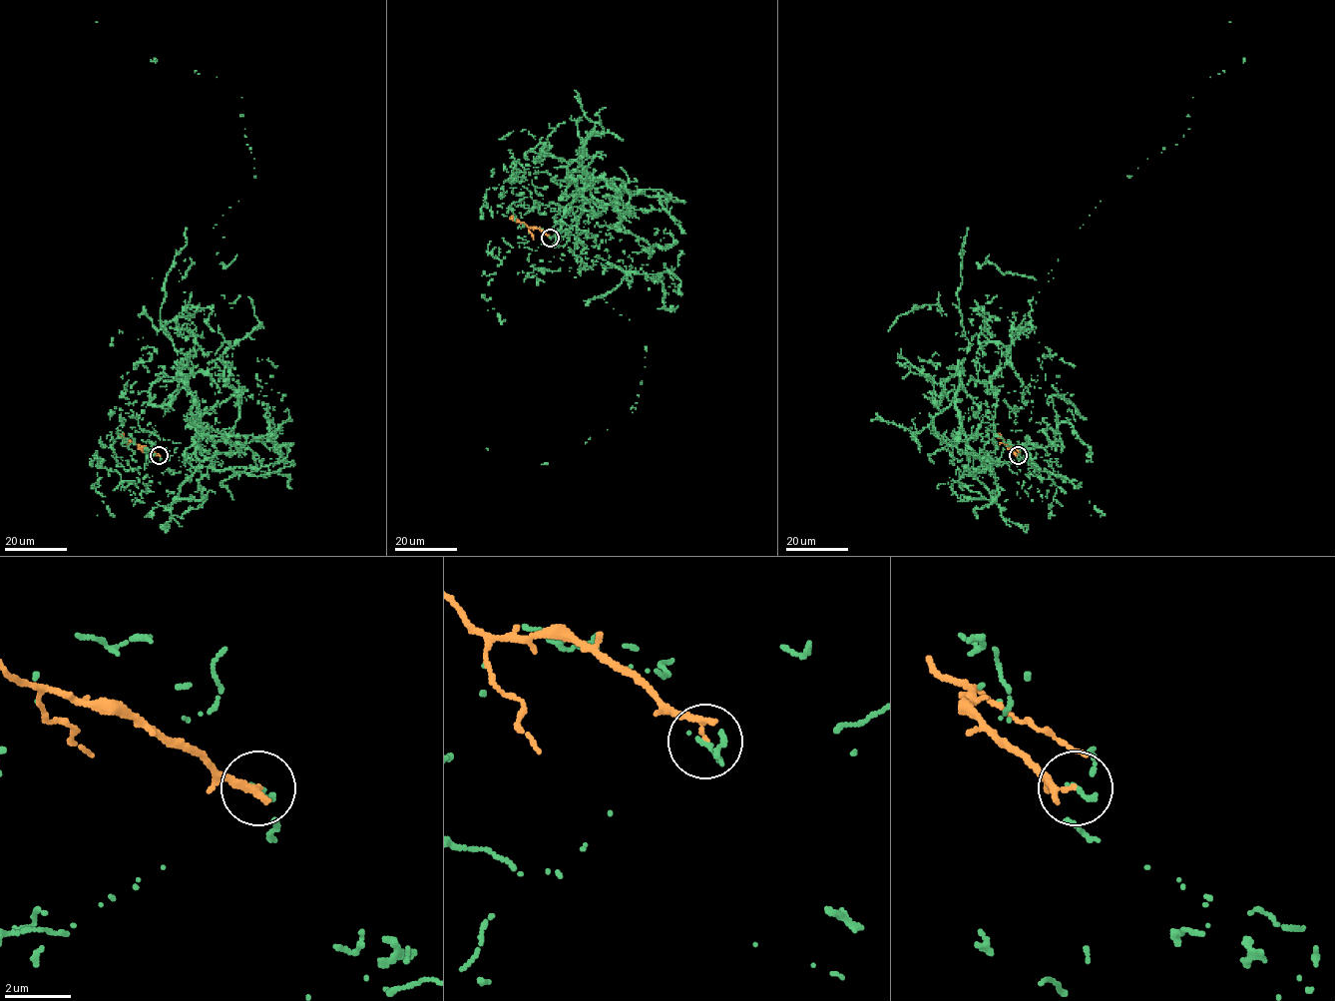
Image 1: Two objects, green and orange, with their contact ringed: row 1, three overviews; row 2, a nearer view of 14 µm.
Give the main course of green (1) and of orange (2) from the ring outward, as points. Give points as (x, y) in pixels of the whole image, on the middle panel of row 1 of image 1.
1: (549, 238), (601, 206), (574, 179), (619, 192), (560, 234), (629, 319), (635, 408), (542, 464), (486, 448)
2: (549, 238), (538, 229), (529, 228), (510, 218)

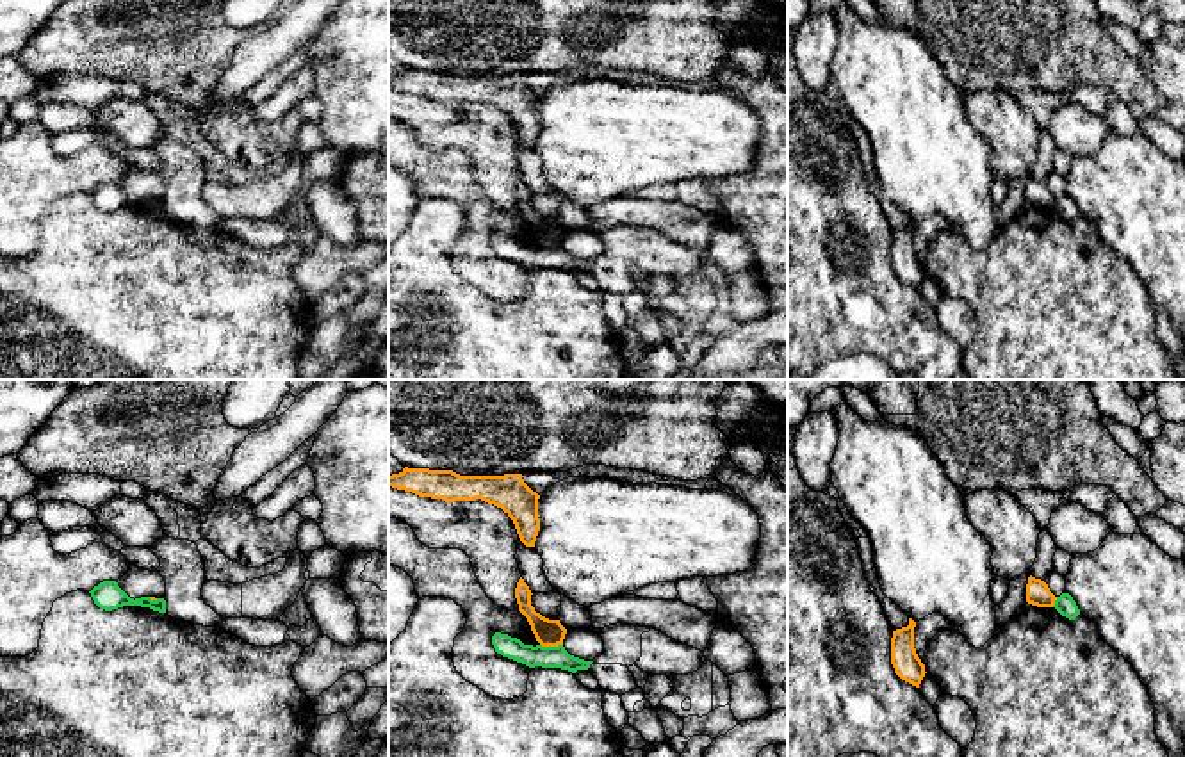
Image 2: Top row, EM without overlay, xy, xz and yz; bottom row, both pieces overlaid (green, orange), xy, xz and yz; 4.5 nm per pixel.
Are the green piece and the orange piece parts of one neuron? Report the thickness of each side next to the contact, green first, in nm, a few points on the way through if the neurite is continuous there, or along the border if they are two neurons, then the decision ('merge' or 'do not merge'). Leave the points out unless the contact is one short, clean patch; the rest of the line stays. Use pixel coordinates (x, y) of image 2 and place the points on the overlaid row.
calibres 100 and 130 nm; do not merge

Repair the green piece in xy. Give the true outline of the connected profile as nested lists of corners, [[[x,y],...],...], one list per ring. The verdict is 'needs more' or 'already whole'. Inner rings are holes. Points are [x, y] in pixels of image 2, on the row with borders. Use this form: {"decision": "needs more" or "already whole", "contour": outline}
{"decision": "already whole", "contour": [[[103,581],[98,586],[94,586],[89,593],[94,604],[105,611],[112,611],[123,606],[141,606],[159,613],[166,613],[164,598],[151,600],[150,597],[141,597],[134,600],[118,586],[116,581]]]}

